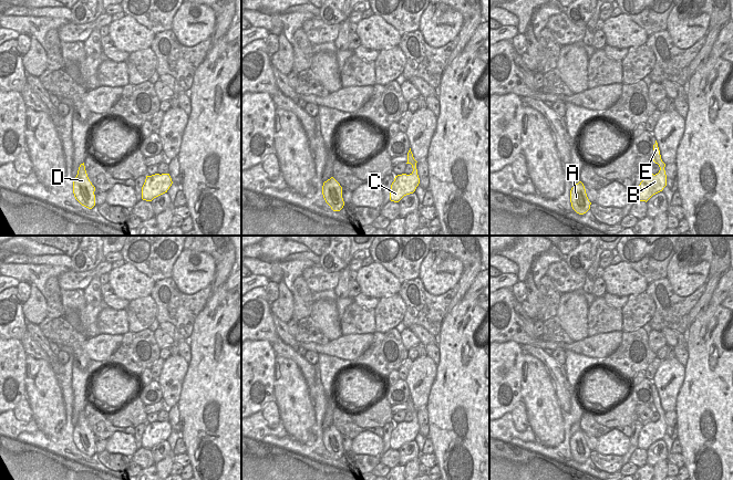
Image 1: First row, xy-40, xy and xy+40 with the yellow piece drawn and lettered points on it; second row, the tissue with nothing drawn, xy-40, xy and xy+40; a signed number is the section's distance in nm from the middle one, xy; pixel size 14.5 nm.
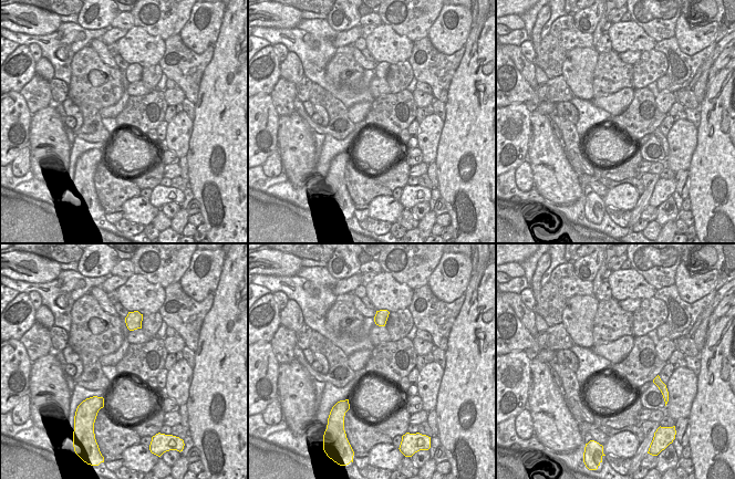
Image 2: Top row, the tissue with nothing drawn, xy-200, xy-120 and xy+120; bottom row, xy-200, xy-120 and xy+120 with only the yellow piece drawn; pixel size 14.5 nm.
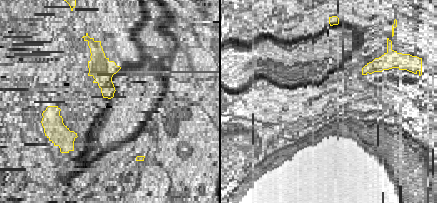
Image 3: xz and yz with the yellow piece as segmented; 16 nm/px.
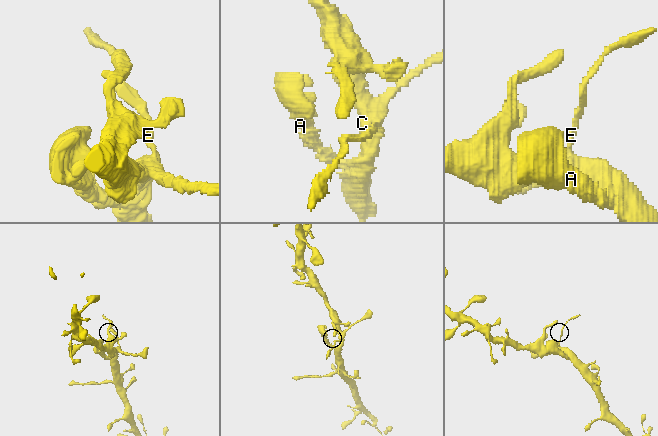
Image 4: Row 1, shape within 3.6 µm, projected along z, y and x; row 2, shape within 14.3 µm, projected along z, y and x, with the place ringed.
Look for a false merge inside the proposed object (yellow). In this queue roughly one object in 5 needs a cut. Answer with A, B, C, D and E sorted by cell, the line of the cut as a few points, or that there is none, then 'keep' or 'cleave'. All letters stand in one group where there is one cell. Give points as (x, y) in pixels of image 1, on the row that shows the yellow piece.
groups A B C D / E; cut xy (415, 160), (410, 163); cleave

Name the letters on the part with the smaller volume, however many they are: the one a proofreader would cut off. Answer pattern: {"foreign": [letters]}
{"foreign": ["E"]}

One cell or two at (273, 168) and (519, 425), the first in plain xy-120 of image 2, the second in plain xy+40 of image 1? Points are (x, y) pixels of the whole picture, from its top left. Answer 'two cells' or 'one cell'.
one cell

